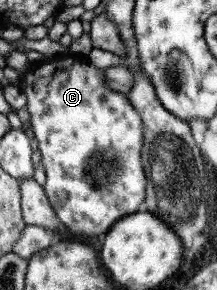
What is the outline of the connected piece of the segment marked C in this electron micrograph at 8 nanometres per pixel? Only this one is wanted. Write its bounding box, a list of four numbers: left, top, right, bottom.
[17,55,146,236]

